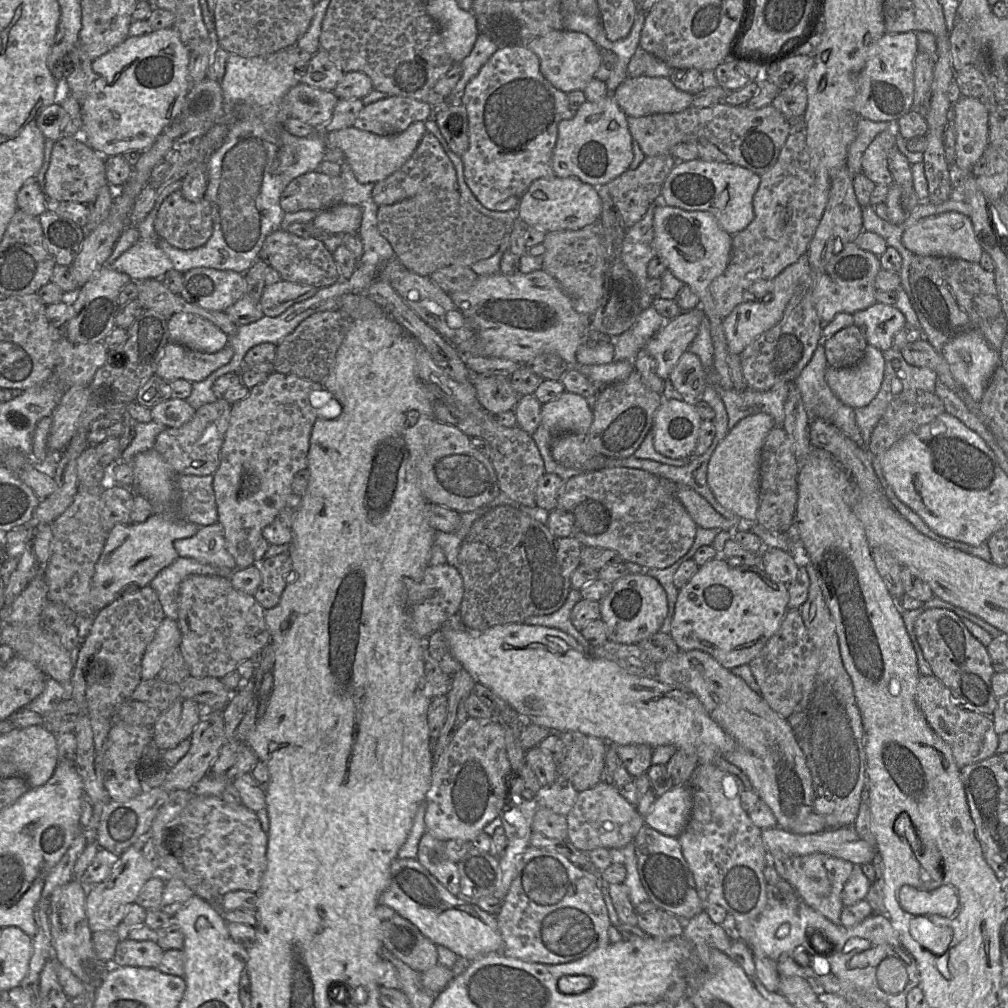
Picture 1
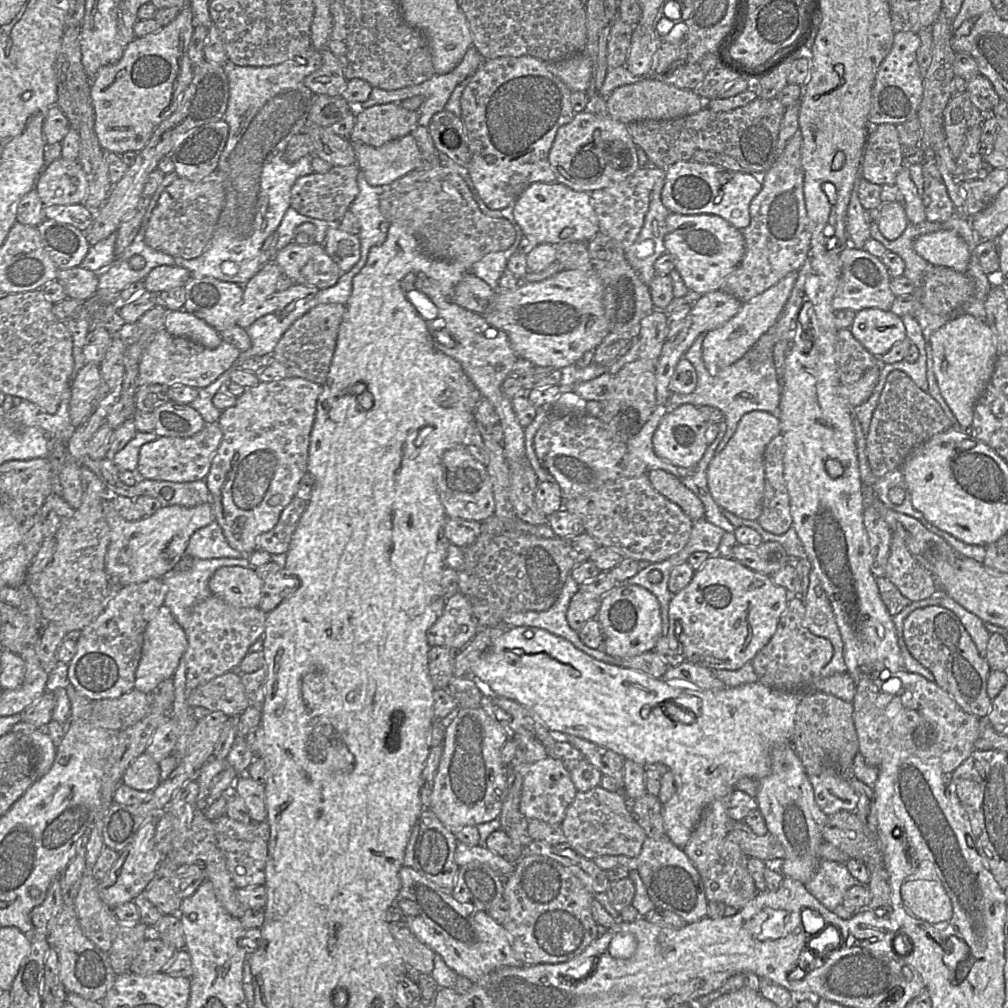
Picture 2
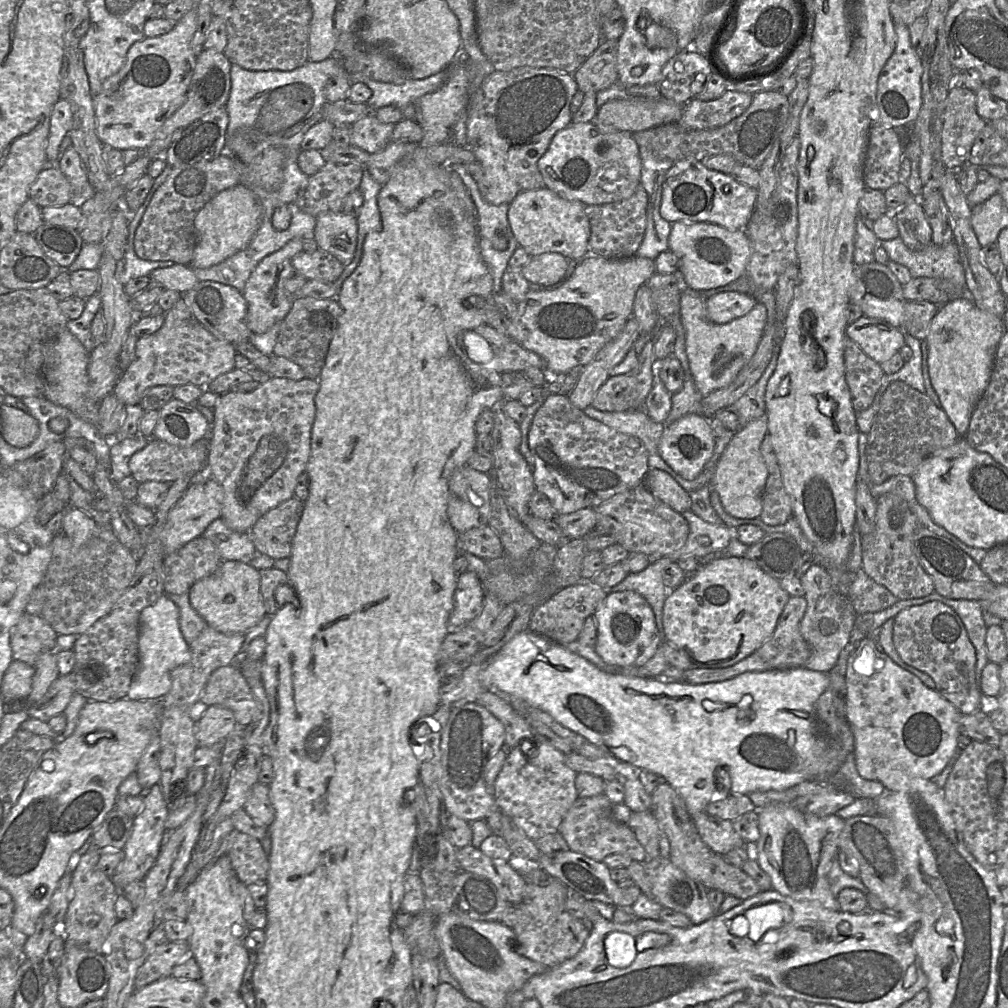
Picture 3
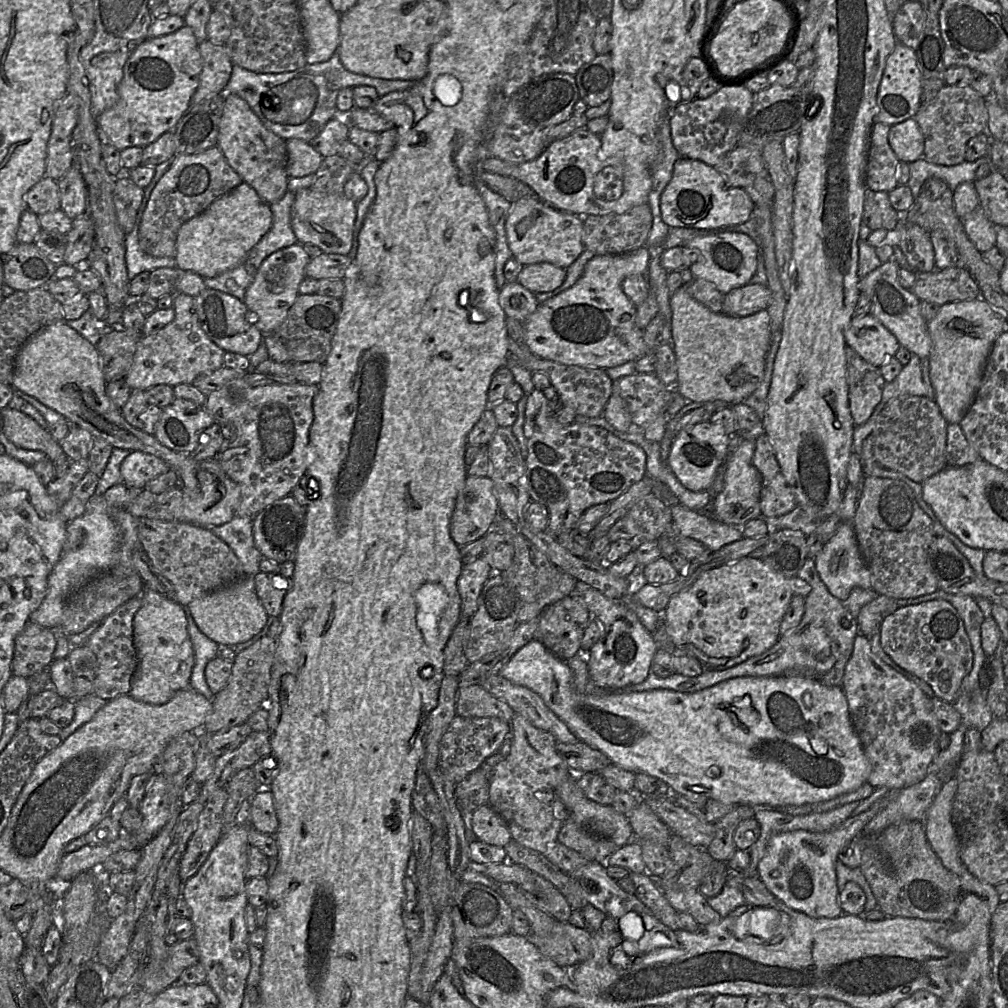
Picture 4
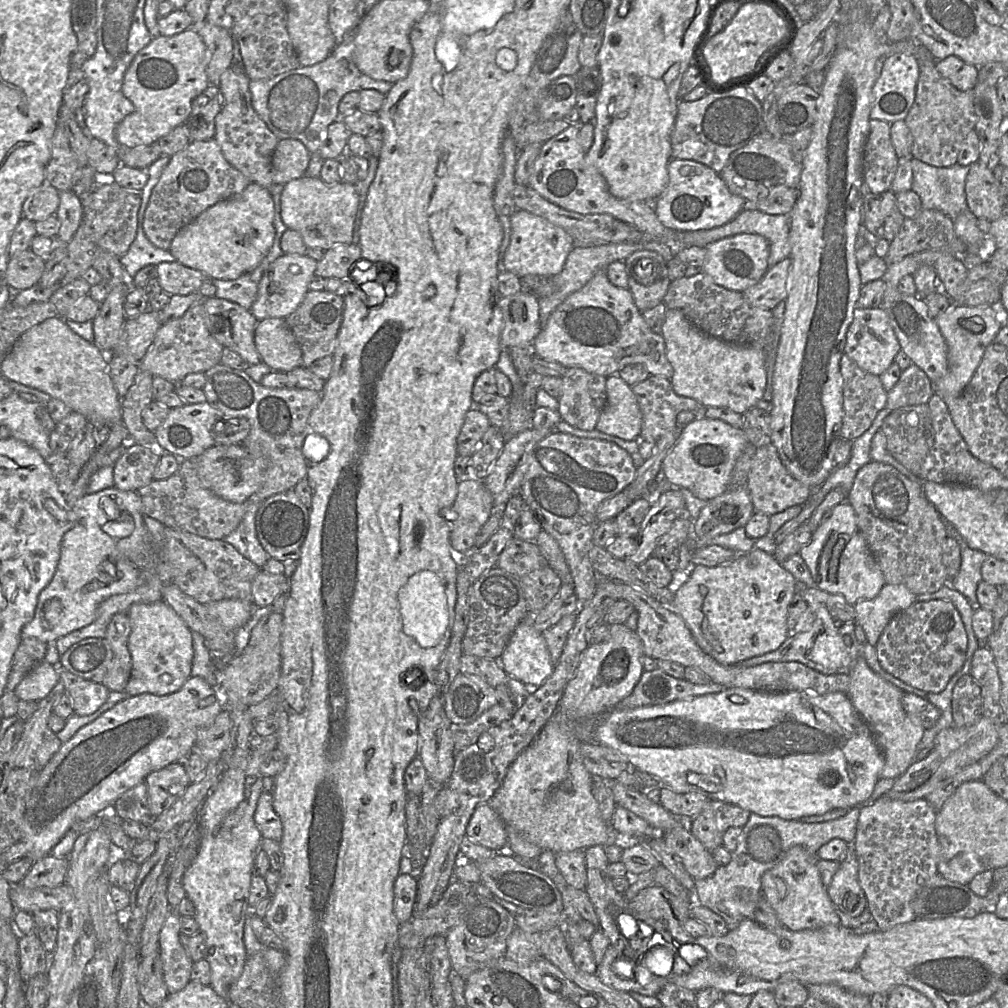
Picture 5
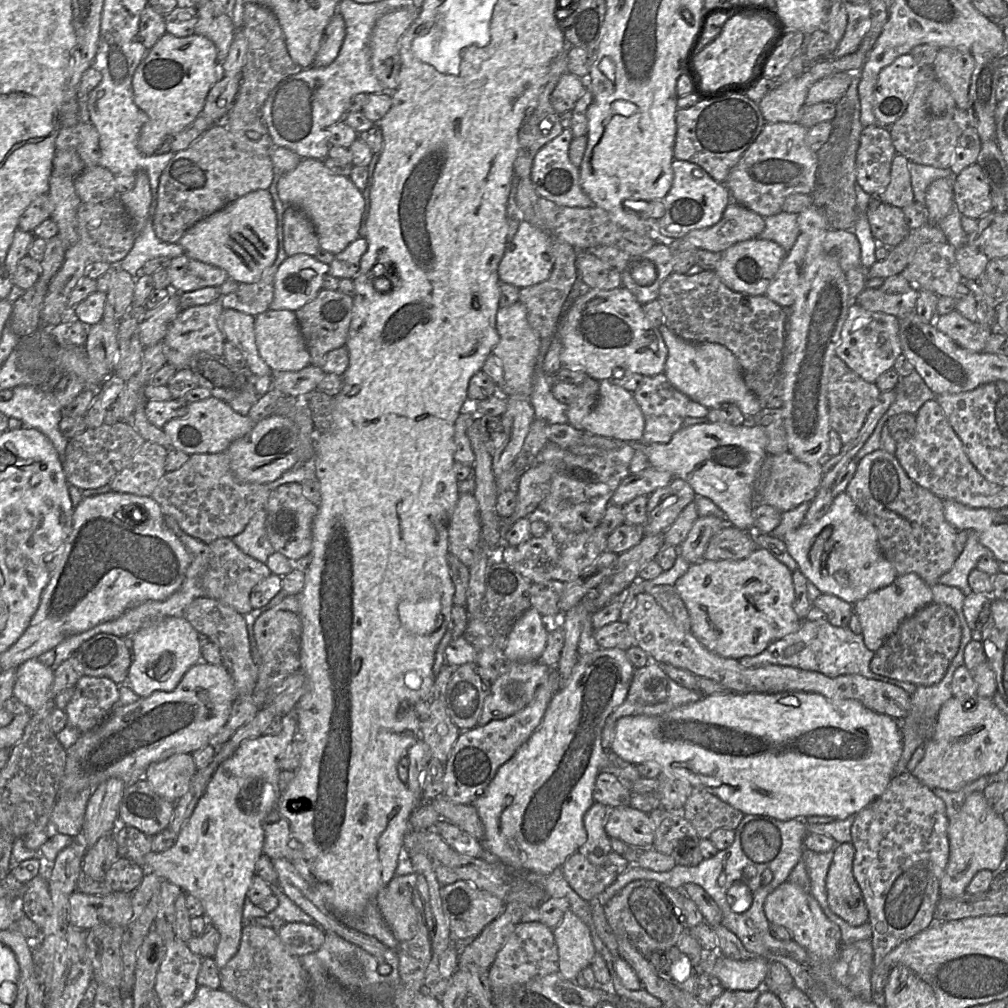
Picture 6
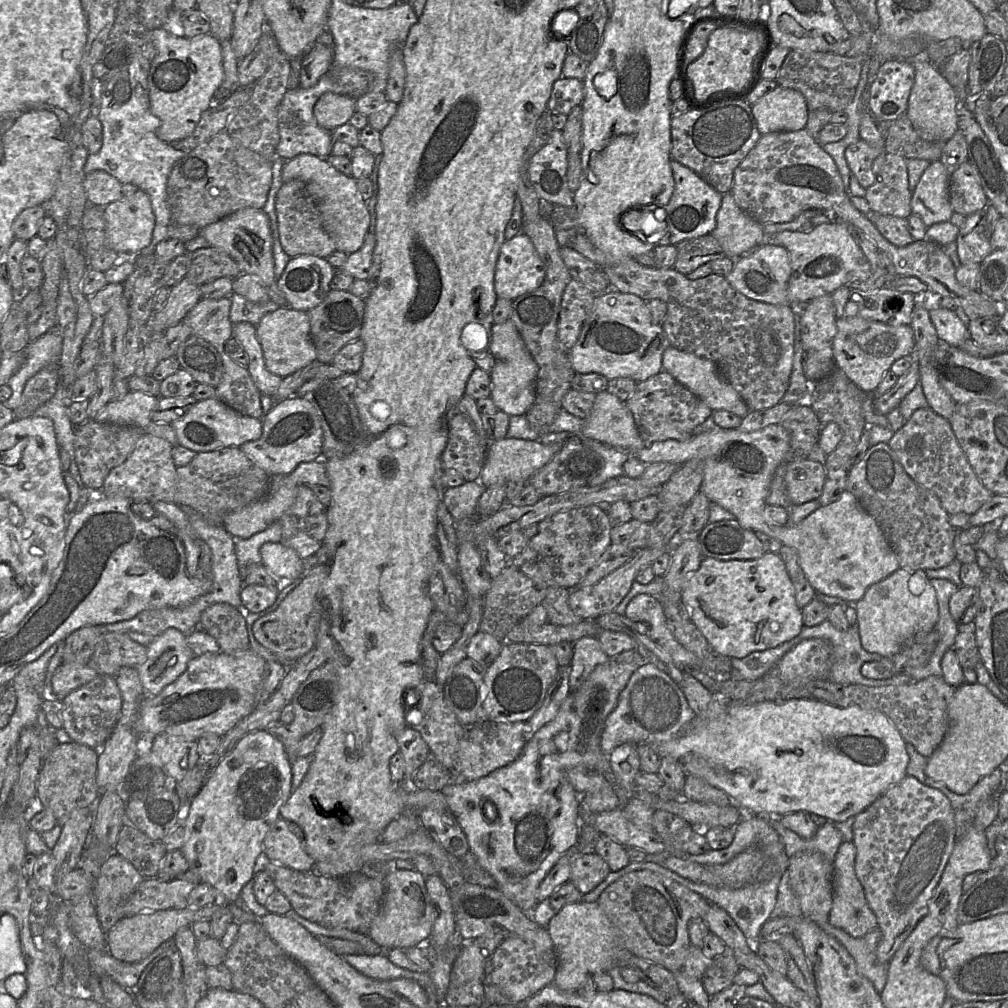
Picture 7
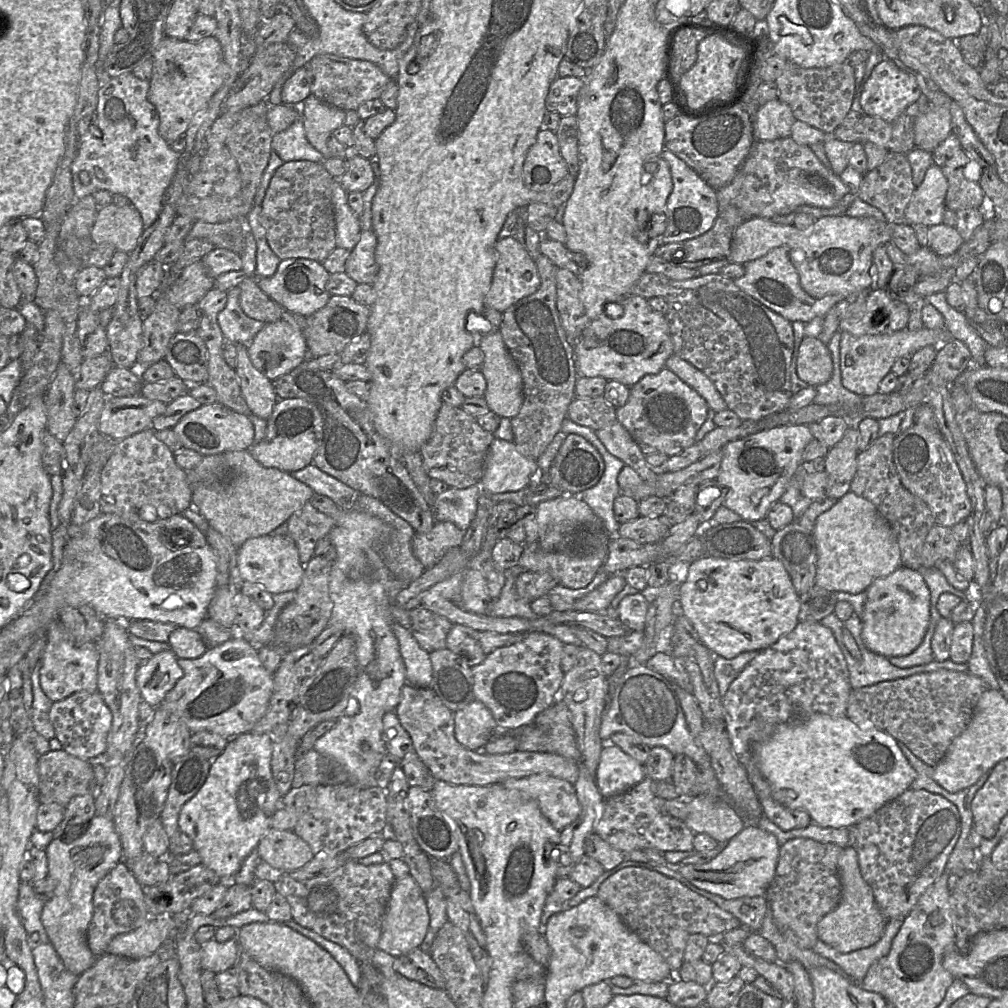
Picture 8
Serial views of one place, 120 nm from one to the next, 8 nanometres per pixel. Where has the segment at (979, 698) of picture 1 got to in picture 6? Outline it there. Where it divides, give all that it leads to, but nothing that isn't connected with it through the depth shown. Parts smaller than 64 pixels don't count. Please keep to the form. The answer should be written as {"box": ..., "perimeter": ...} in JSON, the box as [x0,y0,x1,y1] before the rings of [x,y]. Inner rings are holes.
{"box":[870,602,961,686],"perimeter":[[[932,602],[901,622],[897,630],[875,652],[870,662],[870,669],[875,674],[909,682],[916,686],[938,684],[958,652],[961,635],[961,625],[955,610],[946,604]]]}

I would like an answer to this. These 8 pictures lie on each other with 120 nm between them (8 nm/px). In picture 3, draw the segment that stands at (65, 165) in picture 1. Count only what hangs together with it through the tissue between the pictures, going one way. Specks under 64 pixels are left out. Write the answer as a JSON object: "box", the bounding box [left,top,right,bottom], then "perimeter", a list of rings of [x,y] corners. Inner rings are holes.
{"box":[29,165,73,208],"perimeter":[[[49,165],[29,188],[29,198],[40,208],[63,206],[73,201],[73,190],[58,165]]]}

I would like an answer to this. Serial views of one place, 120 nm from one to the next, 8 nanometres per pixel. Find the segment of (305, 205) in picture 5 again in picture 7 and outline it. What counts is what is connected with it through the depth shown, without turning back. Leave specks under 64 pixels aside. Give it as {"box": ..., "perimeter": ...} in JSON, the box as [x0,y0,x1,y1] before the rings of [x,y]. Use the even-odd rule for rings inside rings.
{"box":[281,154,369,255],"perimeter":[[[299,154],[286,160],[281,178],[283,182],[300,180],[305,183],[318,206],[324,229],[334,240],[337,251],[350,255],[362,246],[368,233],[369,212],[366,201],[357,190],[356,179],[336,170],[325,158],[311,154]]]}

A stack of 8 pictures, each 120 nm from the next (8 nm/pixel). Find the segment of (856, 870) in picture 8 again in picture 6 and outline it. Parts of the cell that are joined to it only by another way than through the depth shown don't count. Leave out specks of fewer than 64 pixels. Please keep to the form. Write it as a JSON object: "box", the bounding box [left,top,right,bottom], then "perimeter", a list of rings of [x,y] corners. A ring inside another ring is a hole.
{"box":[826,843,869,926],"perimeter":[[[843,843],[834,848],[834,857],[826,879],[831,911],[851,926],[868,922],[869,914],[862,891],[853,876],[855,848]]]}

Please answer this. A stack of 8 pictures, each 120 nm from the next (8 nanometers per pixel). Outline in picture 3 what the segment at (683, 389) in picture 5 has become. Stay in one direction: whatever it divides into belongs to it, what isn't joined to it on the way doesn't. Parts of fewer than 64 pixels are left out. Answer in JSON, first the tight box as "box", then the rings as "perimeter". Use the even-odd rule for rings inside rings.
{"box":[680,289,767,396],"perimeter":[[[688,289],[680,295],[680,319],[685,329],[685,348],[688,355],[690,370],[698,391],[706,396],[711,392],[732,383],[739,372],[751,360],[755,354],[759,342],[763,336],[767,322],[767,309],[758,301],[753,309],[746,315],[736,318],[725,324],[716,324],[711,322],[706,312],[706,297],[704,292],[697,292]]]}

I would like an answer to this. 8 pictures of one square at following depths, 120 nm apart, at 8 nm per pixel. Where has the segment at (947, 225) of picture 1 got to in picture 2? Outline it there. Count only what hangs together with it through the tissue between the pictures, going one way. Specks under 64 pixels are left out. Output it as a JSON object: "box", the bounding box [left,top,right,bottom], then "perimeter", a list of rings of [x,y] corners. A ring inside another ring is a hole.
{"box":[913,230,971,272],"perimeter":[[[950,230],[920,235],[915,239],[913,248],[931,264],[958,272],[965,272],[971,259],[971,251],[964,238]]]}

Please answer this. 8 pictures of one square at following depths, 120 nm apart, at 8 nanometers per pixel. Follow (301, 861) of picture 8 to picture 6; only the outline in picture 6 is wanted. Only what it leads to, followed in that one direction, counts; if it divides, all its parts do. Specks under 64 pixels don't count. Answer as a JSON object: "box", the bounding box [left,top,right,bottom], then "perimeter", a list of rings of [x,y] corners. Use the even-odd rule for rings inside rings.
{"box":[262,809,302,862],"perimeter":[[[277,809],[265,817],[262,826],[263,853],[270,859],[283,858],[291,862],[301,856],[302,845],[291,838],[289,823]]]}

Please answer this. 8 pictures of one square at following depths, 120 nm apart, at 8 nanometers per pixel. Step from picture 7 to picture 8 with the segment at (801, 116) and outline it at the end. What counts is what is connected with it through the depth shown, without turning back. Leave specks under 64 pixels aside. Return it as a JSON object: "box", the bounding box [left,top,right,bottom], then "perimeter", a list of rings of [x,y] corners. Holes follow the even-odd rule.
{"box":[753,99,796,141],"perimeter":[[[779,99],[762,104],[753,118],[754,135],[757,141],[789,137],[796,118],[789,105]]]}

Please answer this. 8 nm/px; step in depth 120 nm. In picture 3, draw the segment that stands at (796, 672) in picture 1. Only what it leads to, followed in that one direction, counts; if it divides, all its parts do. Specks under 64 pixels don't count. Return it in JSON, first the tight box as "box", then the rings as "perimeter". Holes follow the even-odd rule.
{"box":[755,596,810,670],"perimeter":[[[791,596],[773,635],[755,651],[769,665],[769,670],[800,668],[810,657],[810,646],[800,632],[800,623],[806,608],[804,596]]]}

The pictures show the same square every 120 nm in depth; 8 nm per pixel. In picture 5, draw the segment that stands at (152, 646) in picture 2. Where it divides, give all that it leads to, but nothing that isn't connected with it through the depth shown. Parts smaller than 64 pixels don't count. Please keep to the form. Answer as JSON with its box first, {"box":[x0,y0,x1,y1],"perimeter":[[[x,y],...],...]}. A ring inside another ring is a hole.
{"box":[125,600,194,696],"perimeter":[[[164,600],[135,603],[127,612],[131,626],[128,648],[132,657],[132,670],[125,688],[126,694],[164,696],[177,692],[191,676],[194,658],[192,631]]]}

